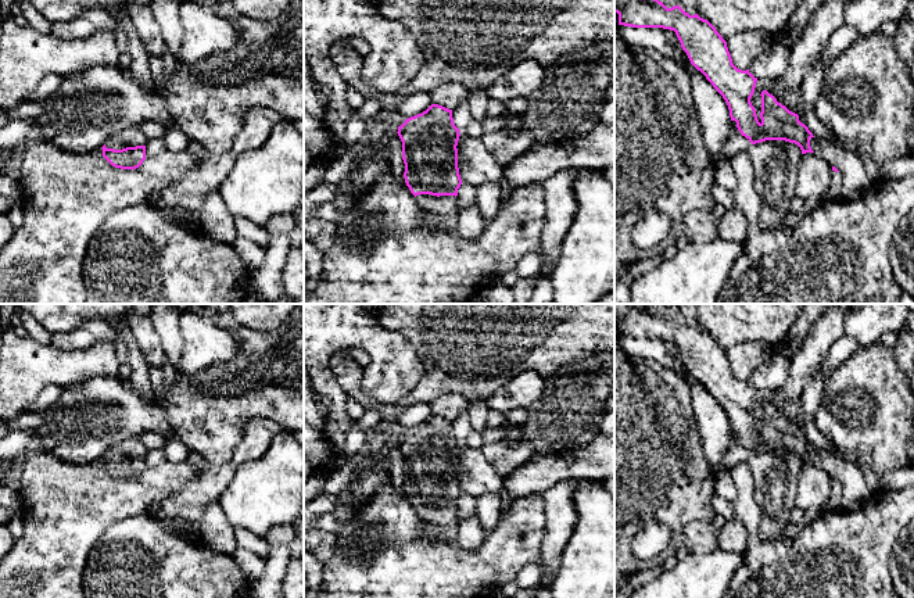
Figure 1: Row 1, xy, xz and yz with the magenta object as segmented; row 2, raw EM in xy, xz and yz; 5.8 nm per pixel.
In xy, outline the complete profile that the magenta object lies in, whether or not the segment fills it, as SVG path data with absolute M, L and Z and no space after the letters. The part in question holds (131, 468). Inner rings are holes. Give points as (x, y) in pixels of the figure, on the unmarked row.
M140 438L121 441L101 458L103 468L115 479L136 480L146 470L147 451Z

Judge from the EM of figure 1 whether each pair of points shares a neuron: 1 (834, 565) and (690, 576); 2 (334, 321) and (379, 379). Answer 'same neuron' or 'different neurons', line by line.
1: different neurons
2: same neuron

